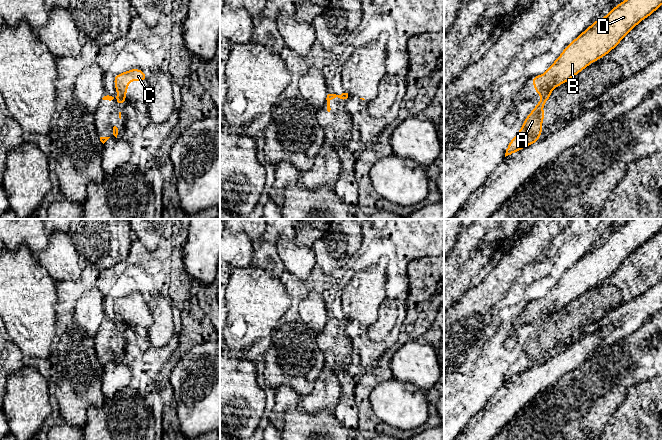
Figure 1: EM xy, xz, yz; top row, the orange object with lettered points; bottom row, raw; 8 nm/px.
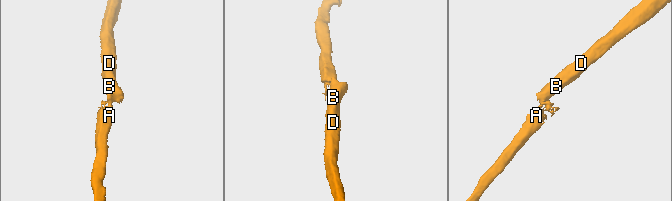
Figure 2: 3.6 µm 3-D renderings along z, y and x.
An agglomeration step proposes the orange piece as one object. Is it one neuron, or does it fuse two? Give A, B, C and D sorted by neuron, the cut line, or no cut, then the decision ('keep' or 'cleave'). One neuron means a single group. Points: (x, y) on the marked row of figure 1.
A / B C D | yz (550, 90), (543, 96) | cleave

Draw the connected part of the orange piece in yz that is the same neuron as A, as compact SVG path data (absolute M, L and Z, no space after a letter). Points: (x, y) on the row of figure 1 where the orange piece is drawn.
M551 91L544 94L533 111L527 116L518 135L510 141L508 148L506 149L505 157L518 150L522 150L524 147L531 145L540 139L542 120L545 116L542 107L549 97L551 97Z

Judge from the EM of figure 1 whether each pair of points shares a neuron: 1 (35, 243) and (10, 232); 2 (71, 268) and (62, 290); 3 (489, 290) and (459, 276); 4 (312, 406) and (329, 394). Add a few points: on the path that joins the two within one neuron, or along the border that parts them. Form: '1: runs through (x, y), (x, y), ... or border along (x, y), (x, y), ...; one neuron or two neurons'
1: runs through (29, 237), (24, 232), (16, 232); one neuron
2: border along (81, 276), (75, 280), (60, 280), (58, 282); two neurons
3: border along (469, 287), (454, 302); two neurons
4: runs through (316, 402), (325, 395); one neuron

